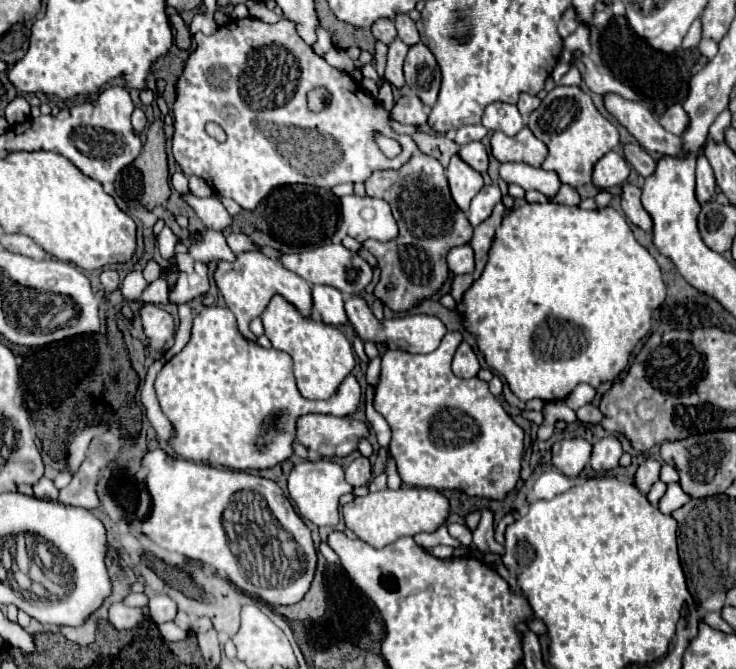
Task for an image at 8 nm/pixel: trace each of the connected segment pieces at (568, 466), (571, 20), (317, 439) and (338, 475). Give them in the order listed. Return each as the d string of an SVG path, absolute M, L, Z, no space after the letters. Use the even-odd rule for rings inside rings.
M583 438L573 440L561 440L553 444L553 464L565 474L565 476L579 476L581 470L587 466L591 456L591 444Z
M571 6L571 8L567 8L567 10L563 12L563 16L561 16L561 20L559 20L559 26L557 26L559 36L561 36L561 38L567 38L569 34L573 34L573 32L577 30L577 26L579 26L579 20L577 20L575 8Z
M305 414L297 418L297 440L311 452L329 458L351 454L359 438L367 436L369 428L353 418L337 418L327 414Z
M305 460L301 464L295 464L289 480L287 480L289 496L295 500L297 510L303 518L309 518L317 526L335 526L339 522L339 498L353 488L347 484L343 468L337 462L331 460Z

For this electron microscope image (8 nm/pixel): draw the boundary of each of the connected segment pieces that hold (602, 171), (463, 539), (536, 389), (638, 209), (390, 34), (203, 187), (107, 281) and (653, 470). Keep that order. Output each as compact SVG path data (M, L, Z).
M607 152L593 168L593 184L601 190L611 190L613 186L619 186L627 180L629 176L629 166L625 158L617 152Z
M447 524L447 528L449 528L449 534L455 540L459 540L467 548L471 546L471 530L467 526L463 526L463 524Z
M527 202L519 208L513 208L503 218L501 226L497 228L497 232L493 236L485 270L463 292L461 302L457 302L457 306L455 306L455 314L461 318L463 328L475 336L477 348L485 356L485 362L491 366L491 370L495 370L497 374L501 374L507 380L511 392L519 400L539 398L545 402L557 402L557 400L565 400L573 392L573 388L581 382L597 388L603 382L613 382L627 368L629 356L631 356L633 348L637 346L637 342L647 336L649 326L651 326L651 314L653 314L653 310L657 310L663 304L665 292L667 292L667 288L663 284L661 270L659 270L655 258L649 254L647 248L643 248L635 240L625 218L611 206L601 208L601 210L581 210L577 206L563 206L563 204L555 204L555 202L545 202L545 204Z
M625 184L623 186L623 194L621 194L621 208L625 212L625 216L639 228L643 228L645 232L653 232L653 220L649 216L649 212L643 208L641 200L641 190L633 184Z
M377 20L377 24L373 24L371 30L373 30L373 36L383 44L391 44L397 38L393 20Z
M189 176L189 188L195 196L209 196L213 190L205 184L205 180L197 178L197 176Z
M103 268L103 270L101 270L101 284L103 284L105 292L115 290L115 288L119 286L119 274L117 274L117 270L113 270L113 268Z
M649 458L643 464L639 464L639 468L633 476L635 486L639 488L639 492L643 492L643 494L649 492L651 484L659 480L659 468L661 468L661 464L657 460L649 460Z

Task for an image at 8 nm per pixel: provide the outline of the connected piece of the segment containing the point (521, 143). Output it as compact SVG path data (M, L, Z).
M523 128L517 136L511 138L503 132L495 132L491 138L491 154L499 162L525 162L539 168L547 156L547 146L537 140L529 128Z

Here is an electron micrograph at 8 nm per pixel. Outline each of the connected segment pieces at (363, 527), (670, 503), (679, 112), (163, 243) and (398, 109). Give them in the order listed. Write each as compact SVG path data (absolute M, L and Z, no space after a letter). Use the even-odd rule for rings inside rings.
M403 486L399 490L381 490L371 492L363 498L355 498L353 502L343 506L345 526L355 532L363 542L373 548L383 548L397 538L415 536L419 532L433 532L441 524L445 524L449 512L449 500L437 490L429 488L411 488Z
M671 482L671 484L667 486L665 496L659 500L659 510L661 510L663 514L671 514L673 510L681 508L681 506L687 504L689 500L691 500L691 498L685 496L685 492L681 490L681 486L679 486L677 482Z
M673 104L673 106L661 116L659 124L661 124L667 132L679 136L679 134L685 130L685 124L687 124L687 116L685 116L681 104Z
M165 226L158 236L157 244L160 254L168 263L174 257L174 247L178 240L178 236L168 226Z
M403 96L397 100L393 108L393 116L401 124L413 124L413 126L423 126L427 120L425 106L419 98L415 96Z

